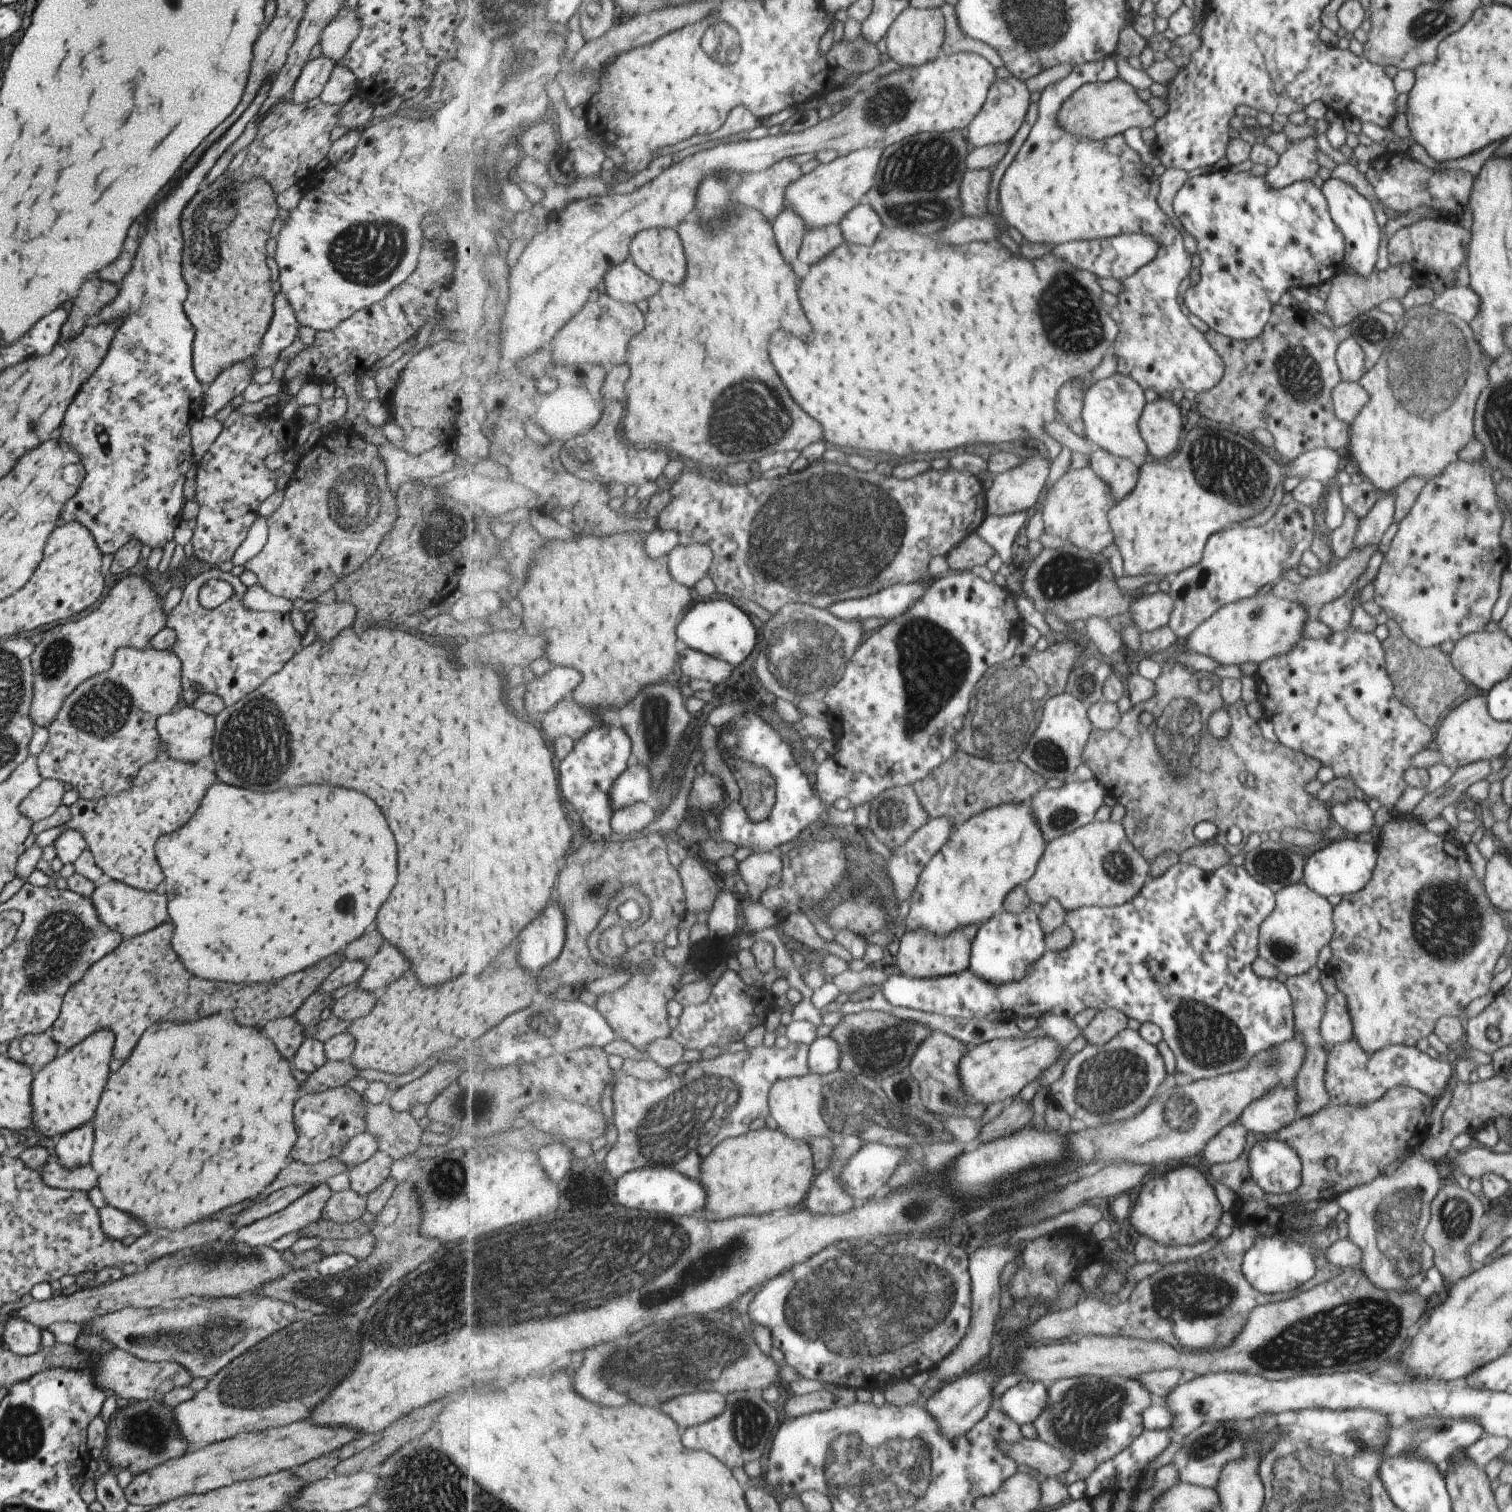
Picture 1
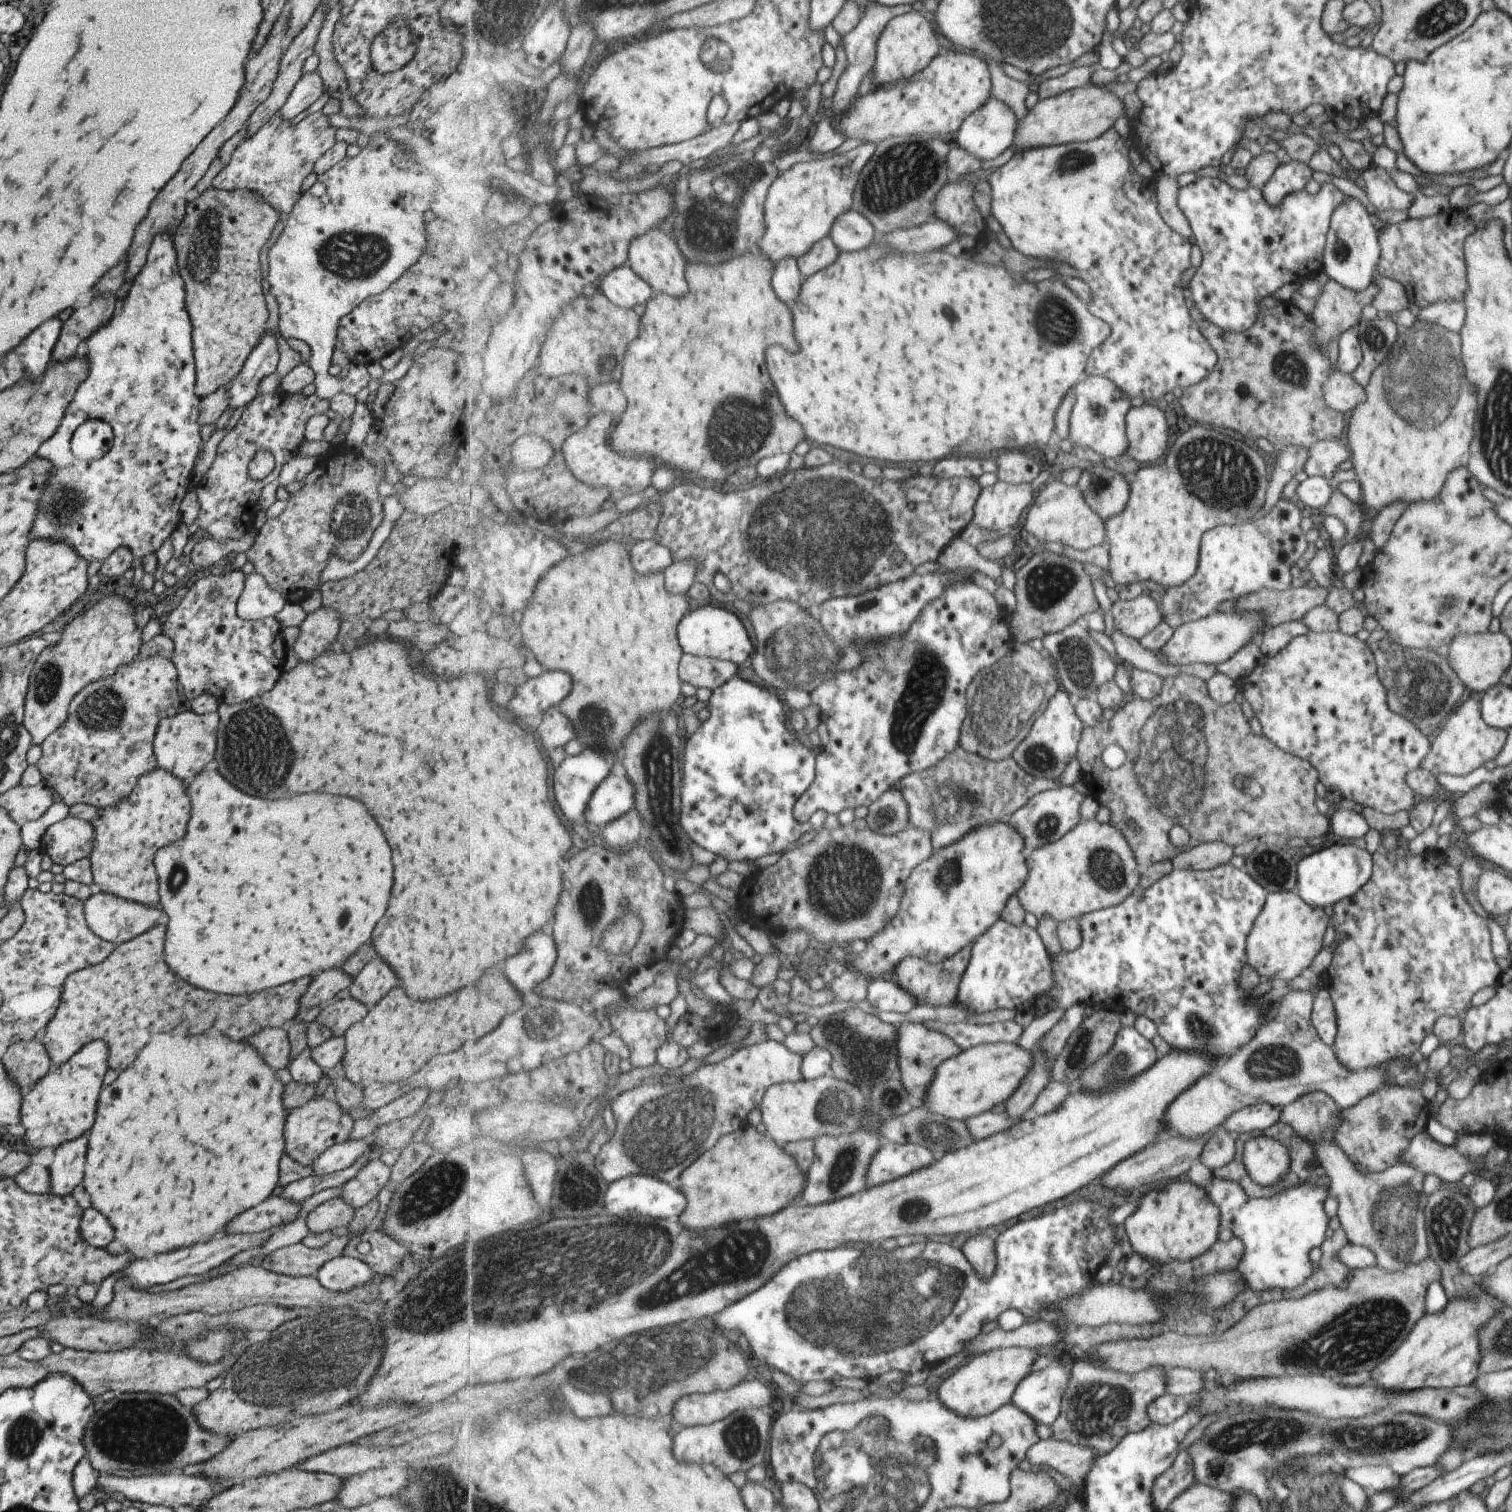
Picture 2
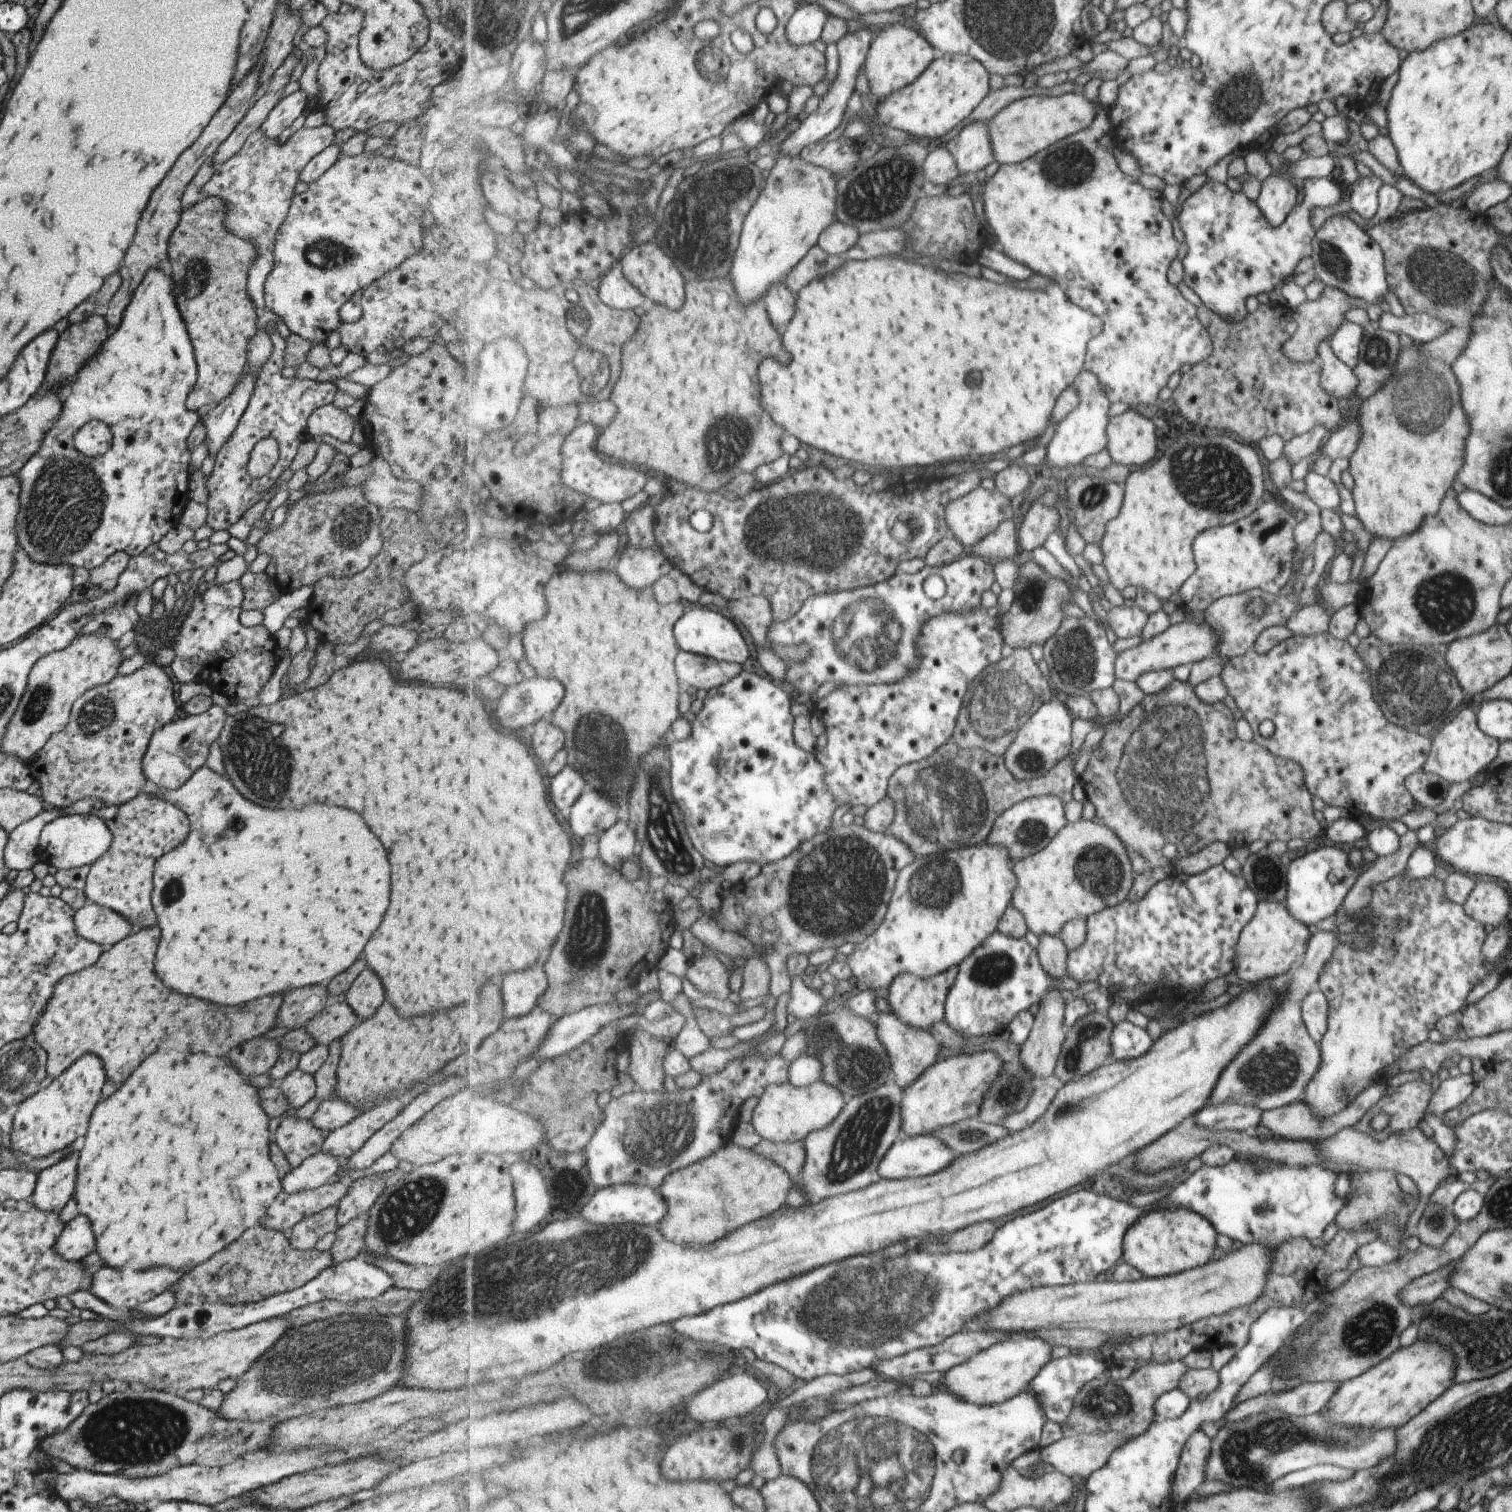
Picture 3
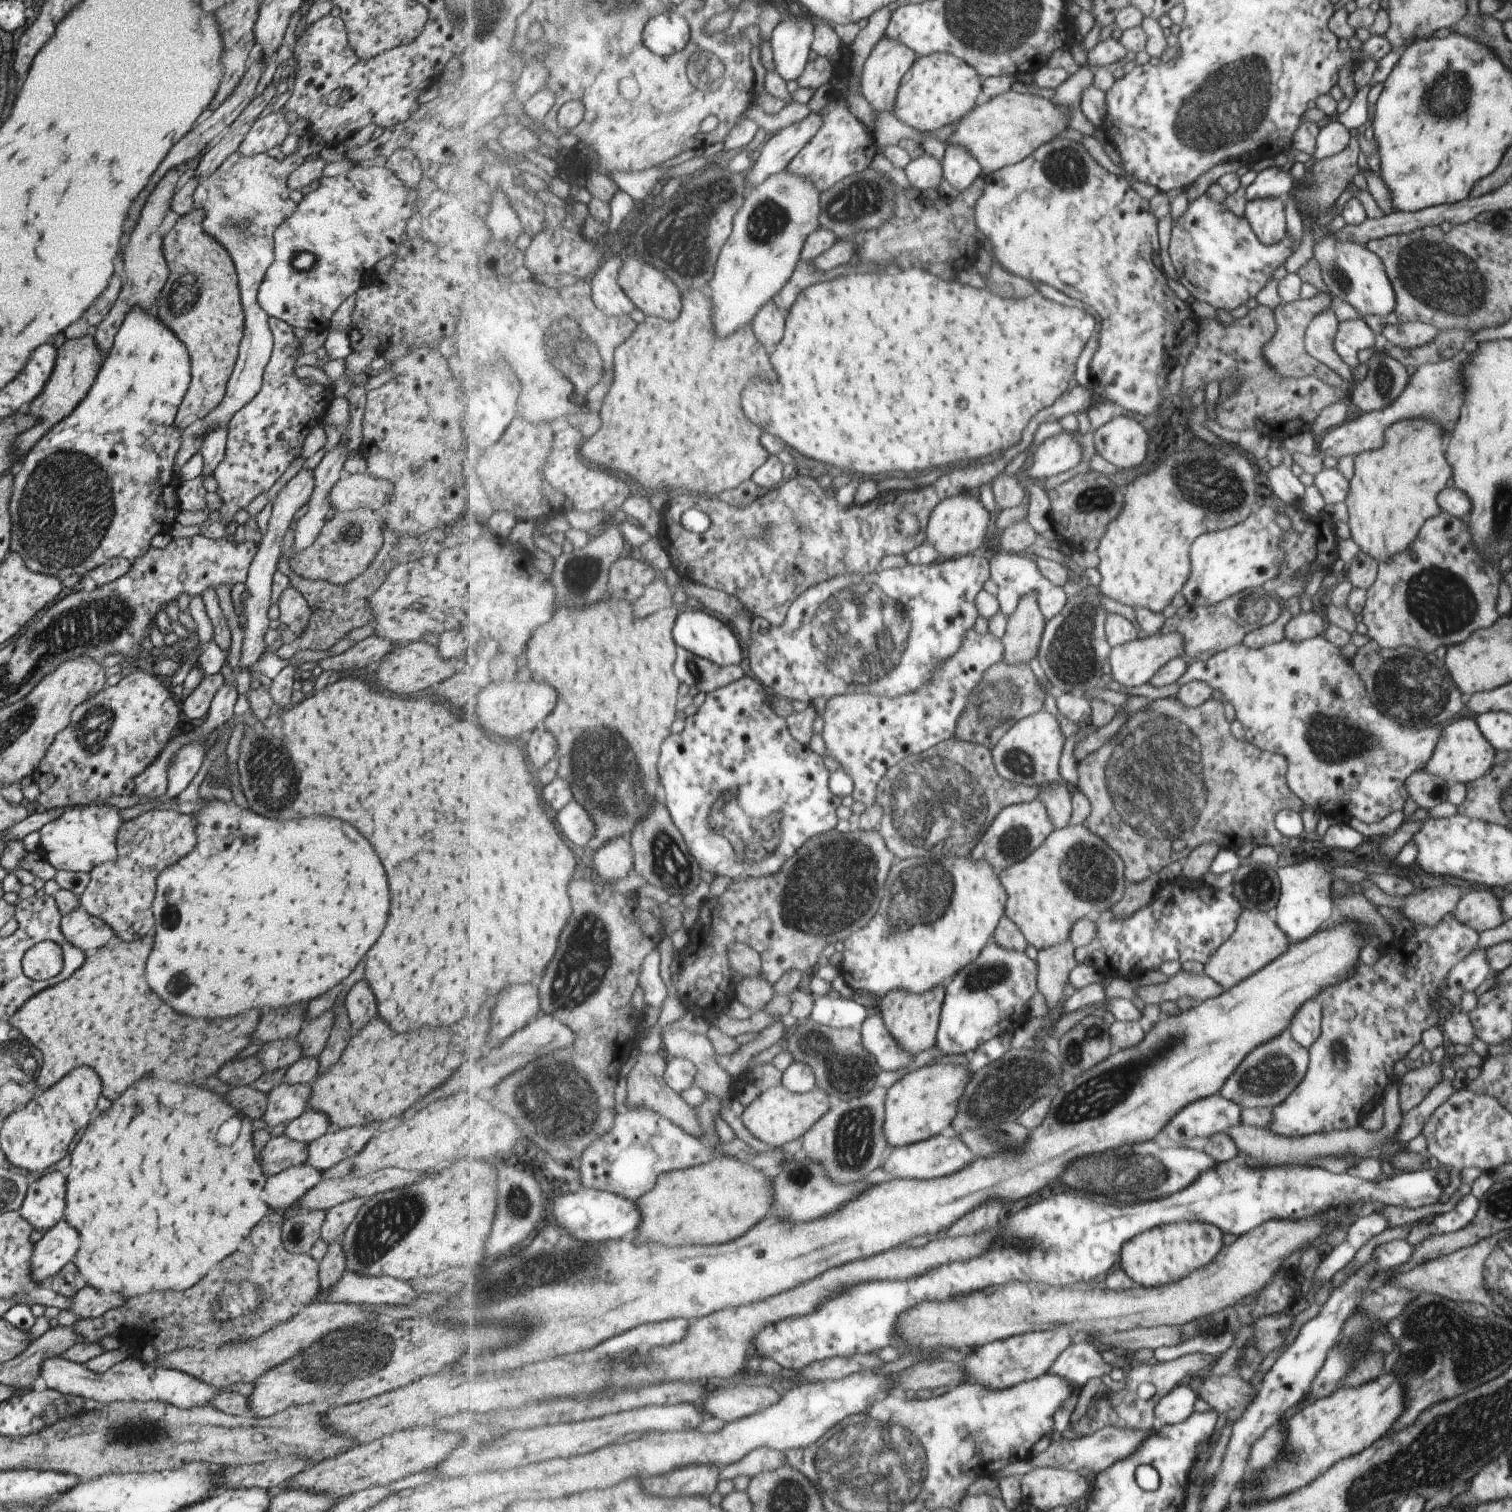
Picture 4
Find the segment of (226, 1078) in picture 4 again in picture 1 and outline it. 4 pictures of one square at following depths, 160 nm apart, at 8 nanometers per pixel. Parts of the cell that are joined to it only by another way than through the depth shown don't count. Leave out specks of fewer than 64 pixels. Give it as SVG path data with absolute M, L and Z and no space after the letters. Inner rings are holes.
M292 1015L291 1017L267 1021L267 1024L265 1024L265 1034L273 1042L275 1050L283 1058L291 1061L294 1052L304 1039L304 1028Z

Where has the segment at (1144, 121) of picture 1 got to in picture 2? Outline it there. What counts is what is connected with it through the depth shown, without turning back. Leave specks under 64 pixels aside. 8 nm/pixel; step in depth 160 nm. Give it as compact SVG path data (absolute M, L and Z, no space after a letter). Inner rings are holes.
M1091 83L1063 92L1059 96L1045 98L1045 100L1039 98L1033 108L1029 109L1027 118L1019 121L1017 134L1013 140L1013 152L1021 154L1023 150L1033 150L1041 146L1096 140L1107 130L1113 129L1115 122L1123 115L1125 115L1125 102L1115 92Z

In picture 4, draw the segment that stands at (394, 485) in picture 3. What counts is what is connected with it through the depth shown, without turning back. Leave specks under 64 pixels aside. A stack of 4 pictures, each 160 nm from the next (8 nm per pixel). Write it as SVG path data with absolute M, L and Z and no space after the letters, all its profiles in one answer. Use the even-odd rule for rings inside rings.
M367 471L352 475L342 473L330 488L330 506L337 511L364 508L378 514L387 504L393 488L389 481L371 476Z

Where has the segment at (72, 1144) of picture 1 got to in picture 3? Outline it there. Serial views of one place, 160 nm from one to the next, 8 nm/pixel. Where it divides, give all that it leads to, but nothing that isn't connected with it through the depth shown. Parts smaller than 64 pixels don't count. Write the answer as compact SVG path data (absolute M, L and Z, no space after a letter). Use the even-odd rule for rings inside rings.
M69 1152L55 1164L40 1170L29 1198L36 1209L59 1212L72 1198L76 1179L77 1152Z

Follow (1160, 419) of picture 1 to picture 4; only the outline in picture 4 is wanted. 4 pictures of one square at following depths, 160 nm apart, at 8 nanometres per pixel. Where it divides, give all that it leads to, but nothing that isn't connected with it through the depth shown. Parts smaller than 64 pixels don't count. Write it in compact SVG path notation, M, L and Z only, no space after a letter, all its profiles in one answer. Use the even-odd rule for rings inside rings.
M1127 416L1115 417L1093 432L1097 452L1118 469L1135 468L1145 458L1147 434Z

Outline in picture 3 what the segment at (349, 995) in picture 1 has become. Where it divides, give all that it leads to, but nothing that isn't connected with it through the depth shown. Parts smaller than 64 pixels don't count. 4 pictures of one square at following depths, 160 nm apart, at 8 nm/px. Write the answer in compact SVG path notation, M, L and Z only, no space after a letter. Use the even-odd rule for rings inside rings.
M346 1002L329 1003L313 1016L305 1025L305 1032L313 1038L313 1044L328 1045L335 1038L341 1039L352 1027L358 1024L353 1010Z

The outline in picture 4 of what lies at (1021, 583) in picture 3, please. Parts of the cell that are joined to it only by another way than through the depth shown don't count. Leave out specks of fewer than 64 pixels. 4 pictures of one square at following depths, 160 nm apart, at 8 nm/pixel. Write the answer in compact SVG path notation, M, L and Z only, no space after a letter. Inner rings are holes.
M1039 591L1024 594L1015 612L1008 617L1002 636L1005 664L1028 663L1040 653L1042 636L1049 621L1041 610L1039 599Z

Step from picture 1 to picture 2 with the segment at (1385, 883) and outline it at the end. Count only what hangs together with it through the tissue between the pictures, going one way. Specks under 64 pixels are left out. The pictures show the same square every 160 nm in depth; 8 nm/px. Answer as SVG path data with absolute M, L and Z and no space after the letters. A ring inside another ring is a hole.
M1392 830L1397 836L1399 846L1395 850L1387 850L1383 846L1378 846L1372 854L1372 875L1357 890L1356 894L1333 905L1333 915L1331 922L1334 930L1337 932L1337 945L1333 950L1333 956L1327 969L1323 971L1322 981L1326 990L1333 990L1333 1004L1337 1006L1337 1042L1333 1042L1332 1051L1336 1055L1337 1062L1347 1071L1363 1071L1369 1067L1379 1067L1383 1063L1392 1061L1393 1059L1402 1059L1410 1056L1419 1048L1419 1042L1423 1040L1423 1036L1427 1036L1431 1032L1433 1022L1437 1022L1441 1017L1461 1017L1463 1013L1470 1007L1471 996L1487 986L1495 987L1497 978L1499 978L1499 966L1493 960L1491 948L1489 948L1489 930L1485 926L1485 916L1482 913L1472 910L1467 900L1464 898L1463 888L1461 887L1460 874L1455 868L1447 866L1443 862L1441 853L1435 852L1433 849L1416 856L1411 856L1407 850L1407 840L1399 836L1400 830Z

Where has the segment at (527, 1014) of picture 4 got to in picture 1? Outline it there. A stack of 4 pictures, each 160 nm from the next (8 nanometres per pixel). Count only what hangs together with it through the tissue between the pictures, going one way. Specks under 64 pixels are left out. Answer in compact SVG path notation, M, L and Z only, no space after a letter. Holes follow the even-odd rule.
M553 902L545 914L521 932L521 962L533 974L557 961L566 945L568 918L559 902Z

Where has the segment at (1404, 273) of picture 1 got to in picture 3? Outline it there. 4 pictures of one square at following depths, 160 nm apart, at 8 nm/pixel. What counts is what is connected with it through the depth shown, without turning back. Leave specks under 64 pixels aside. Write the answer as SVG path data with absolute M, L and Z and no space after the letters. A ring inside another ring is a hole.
M1325 285L1320 295L1313 301L1306 300L1297 308L1292 309L1292 317L1296 321L1296 332L1283 344L1284 355L1295 362L1309 362L1317 360L1317 347L1338 329L1345 321L1343 316L1351 308L1364 308L1365 302L1361 299L1350 297L1345 291L1333 286Z

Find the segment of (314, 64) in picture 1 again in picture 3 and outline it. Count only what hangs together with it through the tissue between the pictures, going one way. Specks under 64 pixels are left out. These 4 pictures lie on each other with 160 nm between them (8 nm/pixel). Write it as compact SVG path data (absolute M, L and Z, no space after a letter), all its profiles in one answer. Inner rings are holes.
M302 89L285 96L267 114L259 129L266 137L277 139L277 136L302 113L306 101L305 92Z

